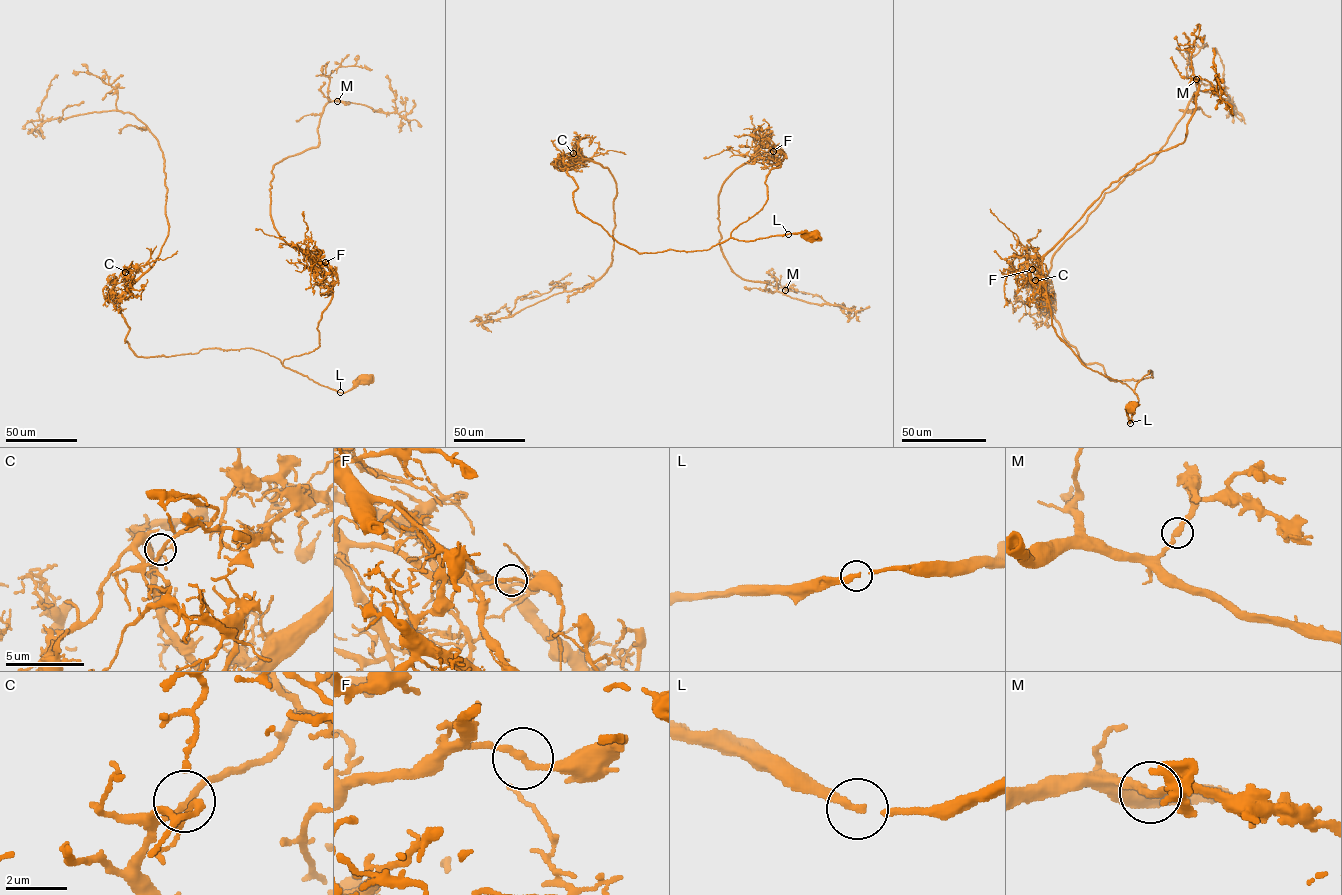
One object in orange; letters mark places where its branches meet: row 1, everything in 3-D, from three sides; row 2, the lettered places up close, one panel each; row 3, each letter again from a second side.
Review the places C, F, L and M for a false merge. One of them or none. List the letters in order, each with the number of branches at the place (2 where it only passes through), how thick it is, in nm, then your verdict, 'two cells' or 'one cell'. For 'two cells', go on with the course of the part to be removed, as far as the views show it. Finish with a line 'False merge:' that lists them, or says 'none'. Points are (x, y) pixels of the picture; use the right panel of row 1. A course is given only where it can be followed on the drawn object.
C: 2 branches meet; 200 nm thick; one cell
F: 2 branches meet; 220 nm thick; one cell
L: 2 branches meet; 220 nm thick; one cell
M: 2 branches meet; 240 nm thick; one cell
False merge: none

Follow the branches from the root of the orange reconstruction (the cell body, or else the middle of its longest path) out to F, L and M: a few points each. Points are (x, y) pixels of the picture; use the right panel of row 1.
F: (1131, 408), (1129, 423), (1138, 401), (1136, 393), (1125, 383), (1087, 368), (1056, 334), (1042, 261), (1032, 269)
L: (1131, 408), (1128, 413), (1130, 423)
M: (1131, 408), (1129, 423), (1136, 393), (1087, 368), (1056, 334), (1042, 258), (1111, 183), (1184, 140), (1196, 79)

